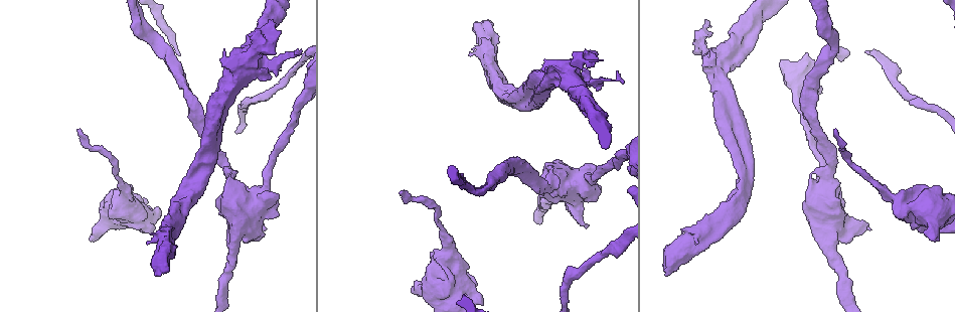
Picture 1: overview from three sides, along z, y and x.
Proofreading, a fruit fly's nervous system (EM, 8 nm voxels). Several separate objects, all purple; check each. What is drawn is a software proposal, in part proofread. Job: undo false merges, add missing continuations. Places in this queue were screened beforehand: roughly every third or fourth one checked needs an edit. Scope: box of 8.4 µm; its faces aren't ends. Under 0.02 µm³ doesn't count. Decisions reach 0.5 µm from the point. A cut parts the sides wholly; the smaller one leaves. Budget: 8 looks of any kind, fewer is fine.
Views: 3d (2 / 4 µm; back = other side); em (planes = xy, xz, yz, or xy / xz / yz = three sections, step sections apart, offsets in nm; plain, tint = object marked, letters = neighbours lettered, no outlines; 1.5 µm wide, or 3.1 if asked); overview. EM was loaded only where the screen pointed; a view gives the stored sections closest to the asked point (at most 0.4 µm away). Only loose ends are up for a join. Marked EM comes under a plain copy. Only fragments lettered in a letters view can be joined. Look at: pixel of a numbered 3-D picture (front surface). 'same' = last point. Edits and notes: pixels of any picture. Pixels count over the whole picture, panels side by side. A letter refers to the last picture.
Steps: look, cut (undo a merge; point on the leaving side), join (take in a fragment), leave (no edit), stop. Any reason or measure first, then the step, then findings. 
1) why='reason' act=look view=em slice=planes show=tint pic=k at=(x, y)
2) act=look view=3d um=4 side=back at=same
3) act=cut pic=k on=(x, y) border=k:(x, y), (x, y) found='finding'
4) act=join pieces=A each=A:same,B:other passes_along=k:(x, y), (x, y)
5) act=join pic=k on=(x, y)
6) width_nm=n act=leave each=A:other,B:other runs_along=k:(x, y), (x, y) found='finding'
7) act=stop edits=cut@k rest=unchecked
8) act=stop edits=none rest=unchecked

why='sudden change in width' act=look view=em slice=xy step=8 show=tint pic=1 at=(554, 186)

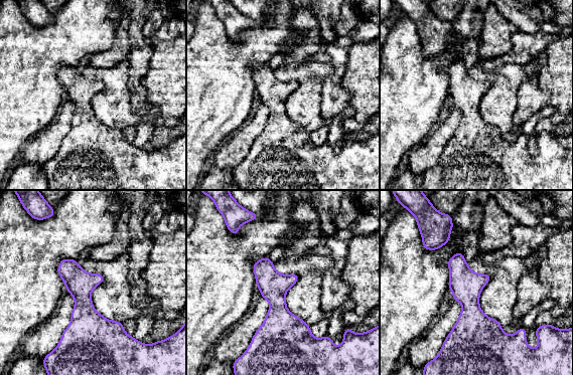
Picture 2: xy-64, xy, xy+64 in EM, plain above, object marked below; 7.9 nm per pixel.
act=look view=em slice=planes show=letters at=same

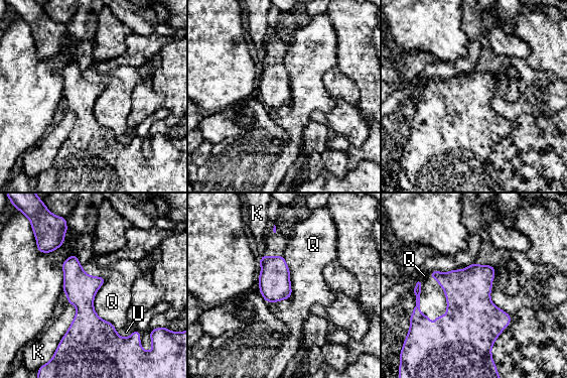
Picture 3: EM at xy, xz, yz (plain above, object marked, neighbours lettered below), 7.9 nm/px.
width_nm=280 act=leave each=K:other,Q:other,U:other border=3:(103, 275), (94, 310), (116, 330) found='one cell here'

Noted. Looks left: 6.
why='branch stops here' act=look view=em slice=xz step=4 show=letters pic=1 at=(833, 131)

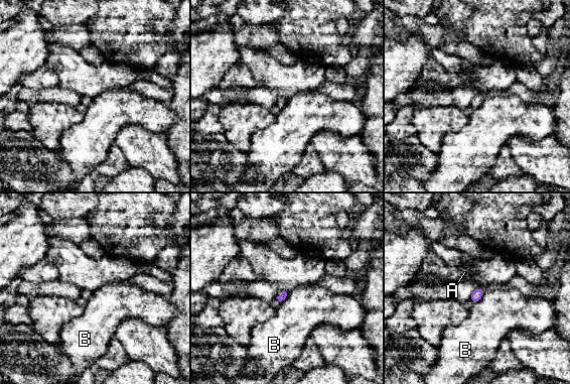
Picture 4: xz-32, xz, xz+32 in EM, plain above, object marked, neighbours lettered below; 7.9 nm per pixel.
why='another direction' act=look view=em slice=planes show=letters at=same

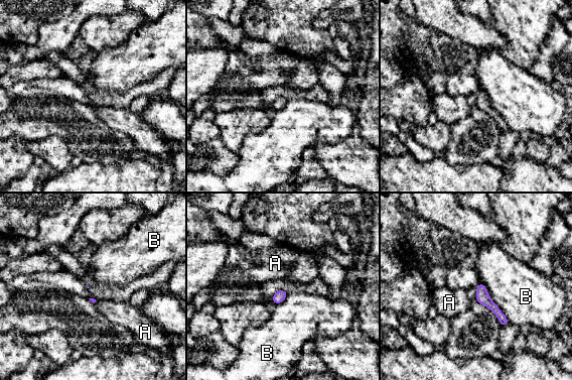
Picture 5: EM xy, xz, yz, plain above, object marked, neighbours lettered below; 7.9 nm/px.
longest_contact=B:400nm act=leave each=A:other,B:other found='none of them fits'

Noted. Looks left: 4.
why='free end' act=look view=em slice=planes show=letters pic=1 at=(413, 289)

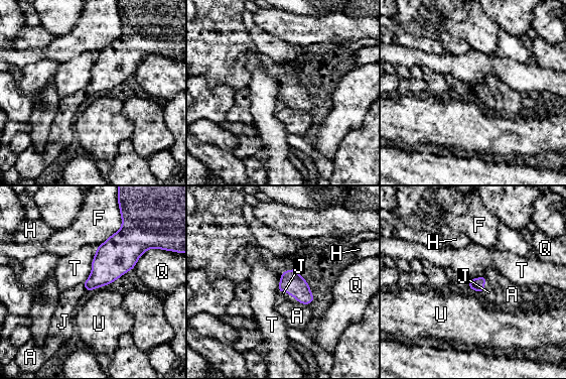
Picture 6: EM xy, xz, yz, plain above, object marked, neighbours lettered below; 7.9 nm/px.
act=join pieces=J each=A:other,F:other,H:other,J:same,Q:other,T:other,U:other passes_along=6:(294, 284), (288, 293), (288, 297) found='it goes on there'

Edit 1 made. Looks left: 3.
act=stop edits=join@6 rest=unchecked

